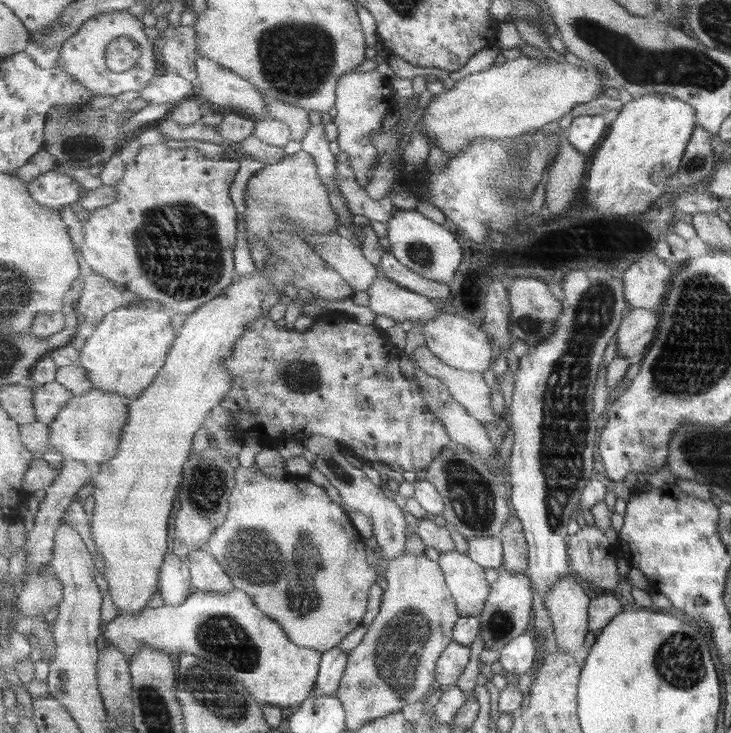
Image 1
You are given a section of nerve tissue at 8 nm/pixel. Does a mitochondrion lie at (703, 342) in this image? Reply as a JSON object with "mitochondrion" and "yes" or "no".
{"mitochondrion":"yes"}

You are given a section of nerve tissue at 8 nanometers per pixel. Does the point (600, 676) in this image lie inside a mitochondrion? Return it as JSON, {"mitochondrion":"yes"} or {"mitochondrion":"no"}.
{"mitochondrion":"no"}

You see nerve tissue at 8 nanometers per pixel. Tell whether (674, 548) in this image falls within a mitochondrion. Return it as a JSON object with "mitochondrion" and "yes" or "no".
{"mitochondrion":"no"}

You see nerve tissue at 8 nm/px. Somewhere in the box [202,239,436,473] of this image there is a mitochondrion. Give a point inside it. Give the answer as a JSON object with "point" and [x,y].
{"point":[299,377]}

